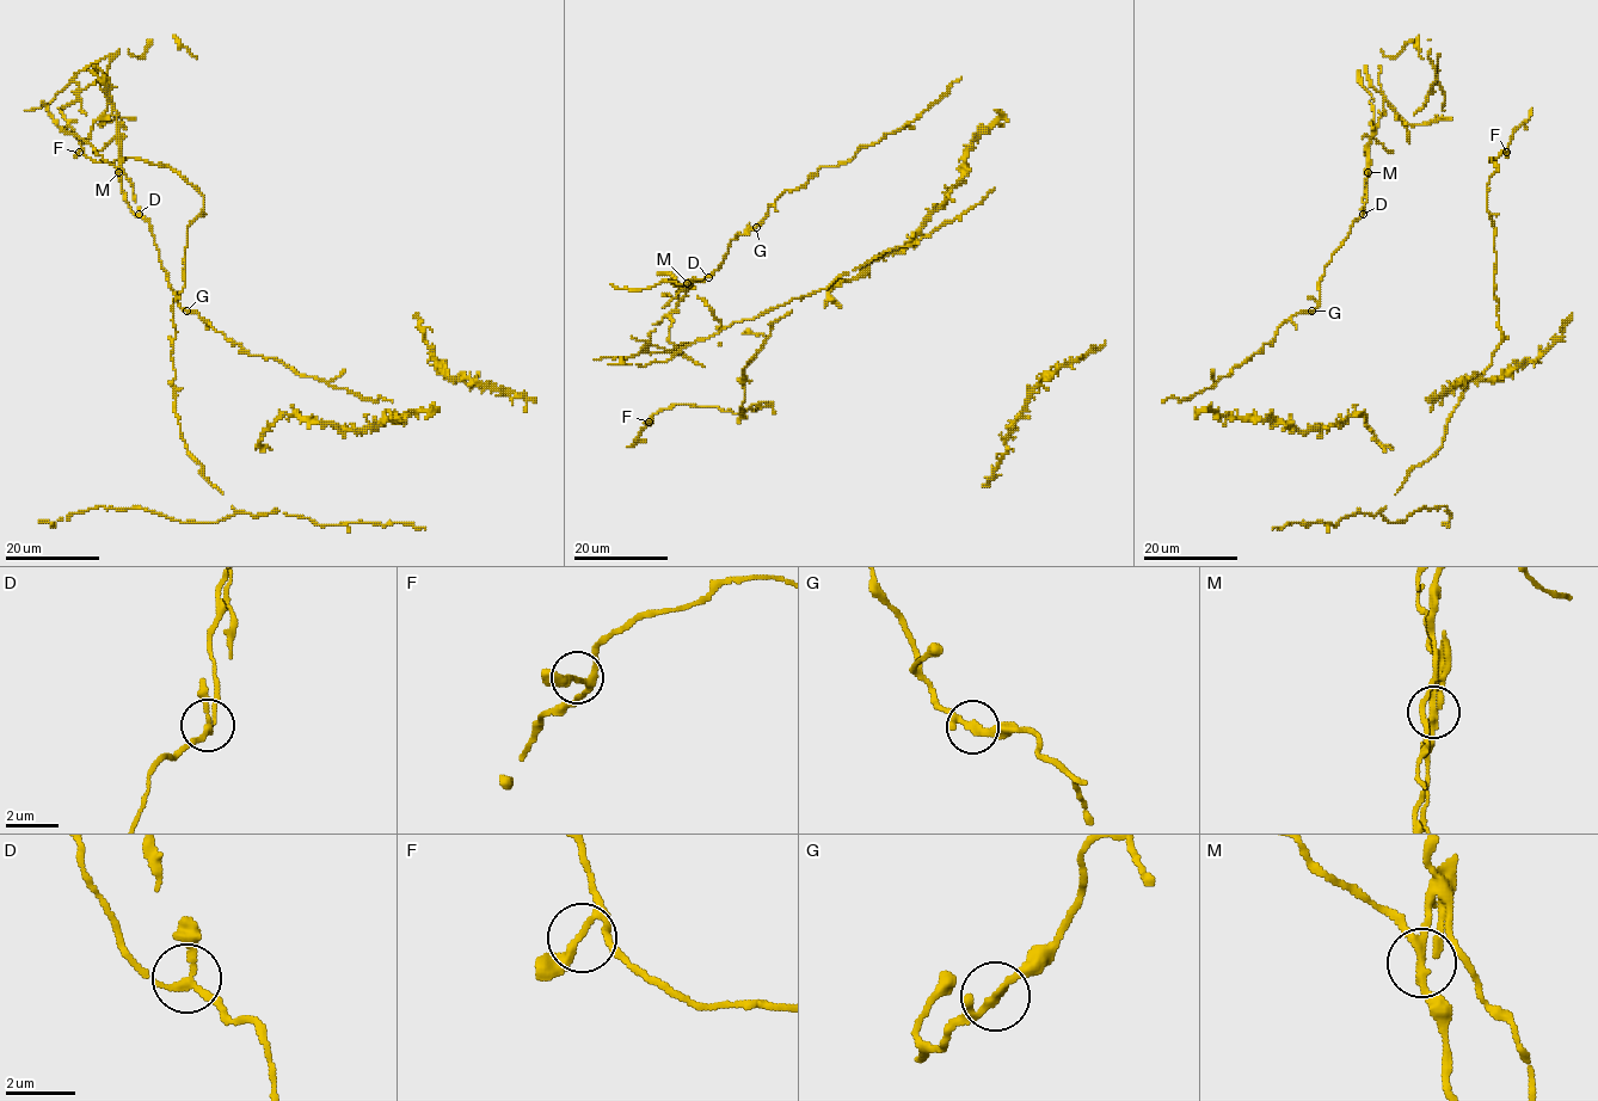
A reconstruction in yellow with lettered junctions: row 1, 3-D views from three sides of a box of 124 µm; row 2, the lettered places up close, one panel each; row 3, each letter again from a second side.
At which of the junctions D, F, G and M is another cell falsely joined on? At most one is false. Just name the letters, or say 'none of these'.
M

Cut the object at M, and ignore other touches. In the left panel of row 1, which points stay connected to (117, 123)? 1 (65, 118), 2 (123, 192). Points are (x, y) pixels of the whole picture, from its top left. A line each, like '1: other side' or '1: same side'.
1: other side
2: other side

